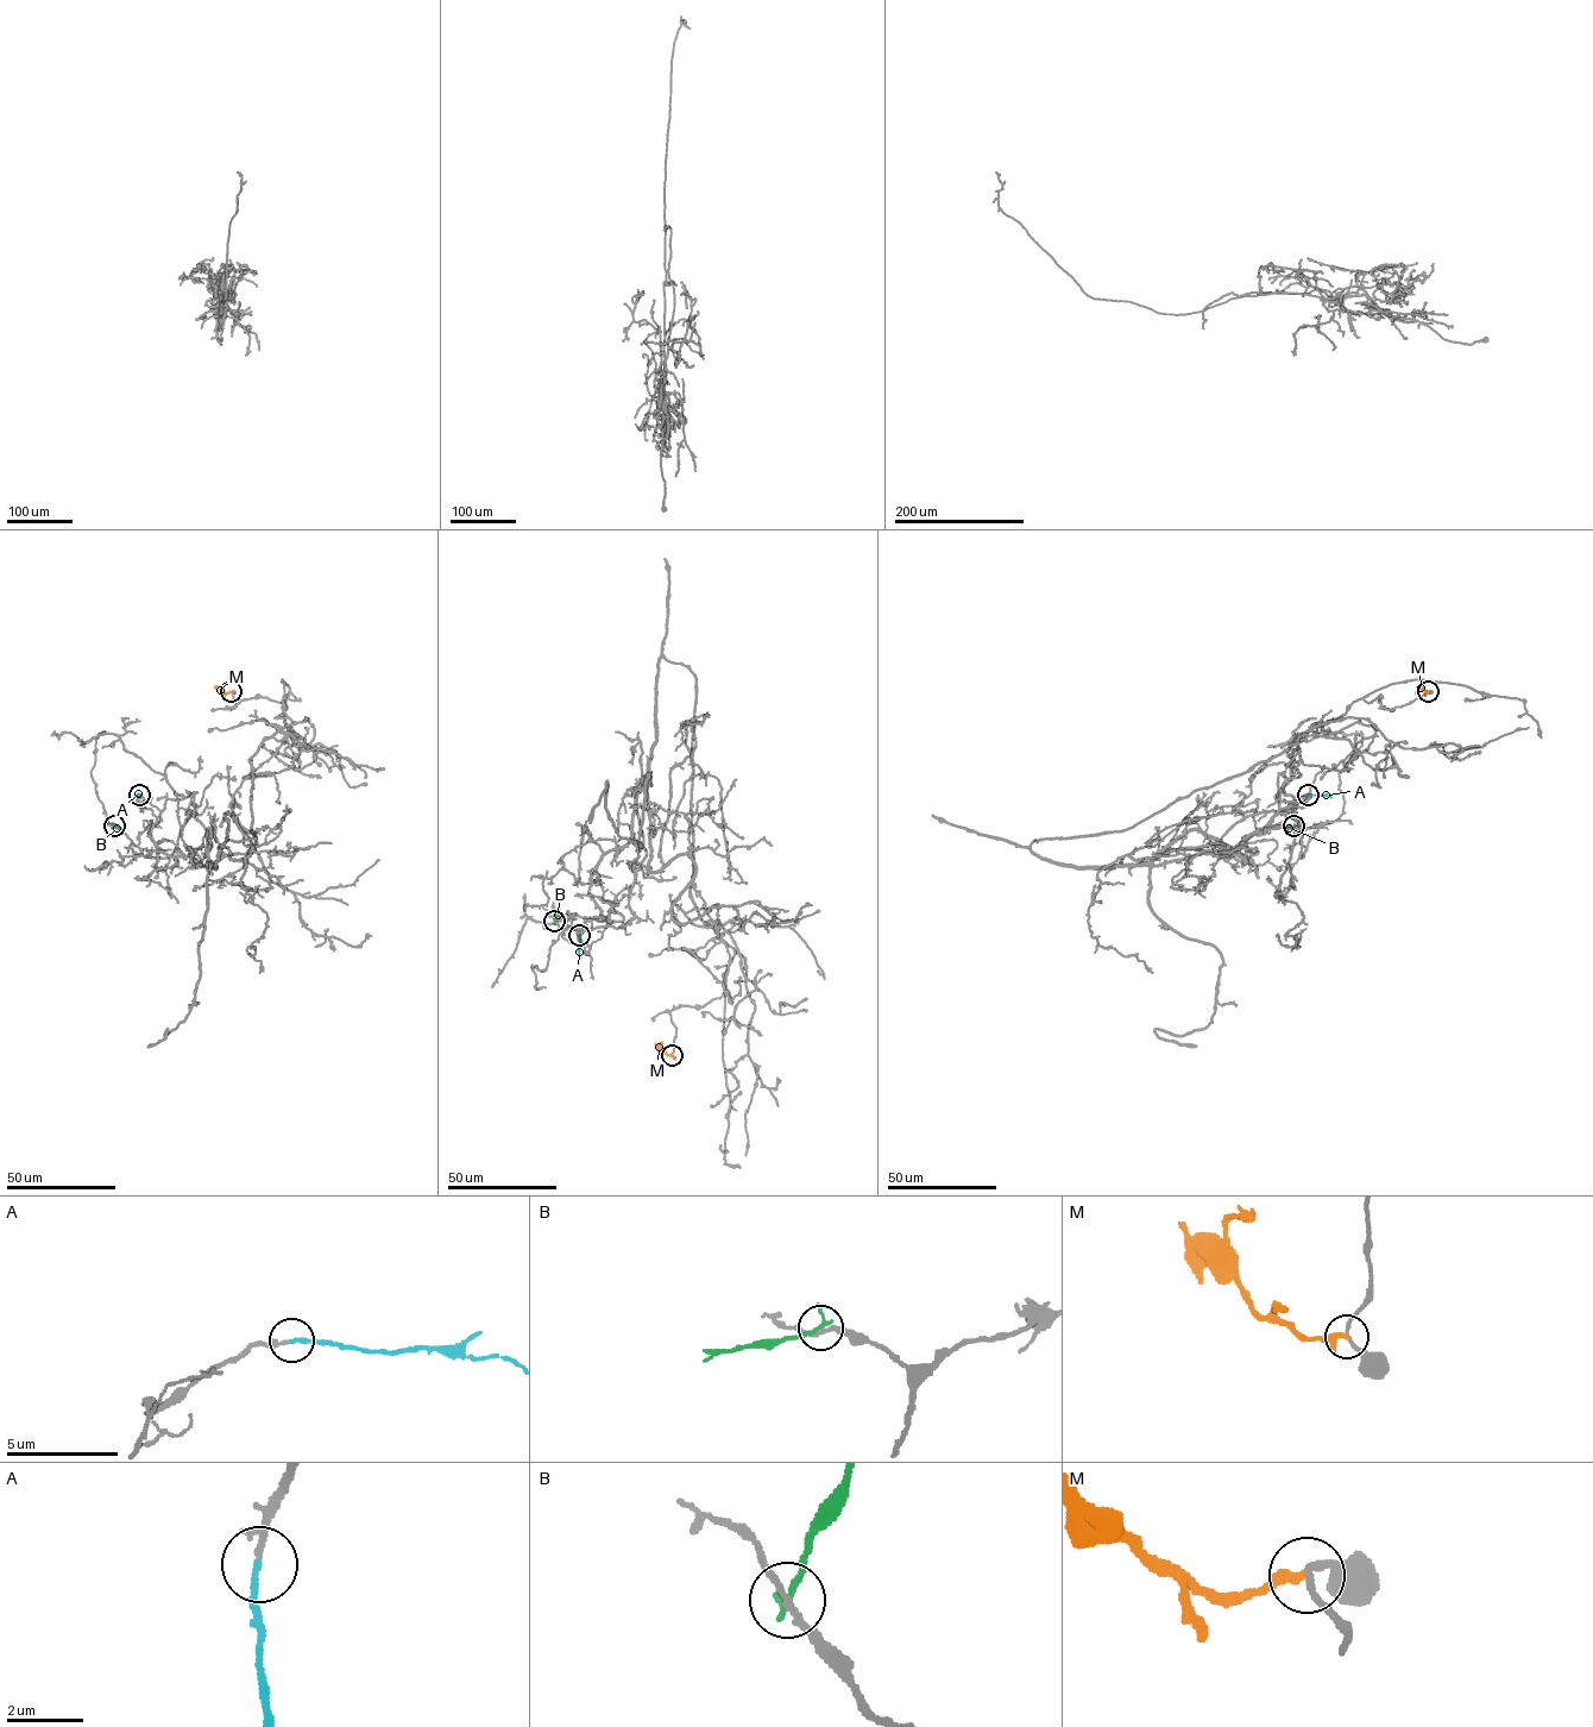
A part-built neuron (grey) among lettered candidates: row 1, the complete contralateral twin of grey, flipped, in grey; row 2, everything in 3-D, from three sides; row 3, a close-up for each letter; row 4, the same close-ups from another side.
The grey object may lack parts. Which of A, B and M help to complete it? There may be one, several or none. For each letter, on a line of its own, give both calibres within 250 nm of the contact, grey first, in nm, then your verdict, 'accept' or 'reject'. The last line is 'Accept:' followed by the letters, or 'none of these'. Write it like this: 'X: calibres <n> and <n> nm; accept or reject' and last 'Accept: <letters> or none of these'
A: calibres 160 and 170 nm; accept
B: calibres 170 and 200 nm; reject
M: calibres 150 and 320 nm; reject
Accept: A

